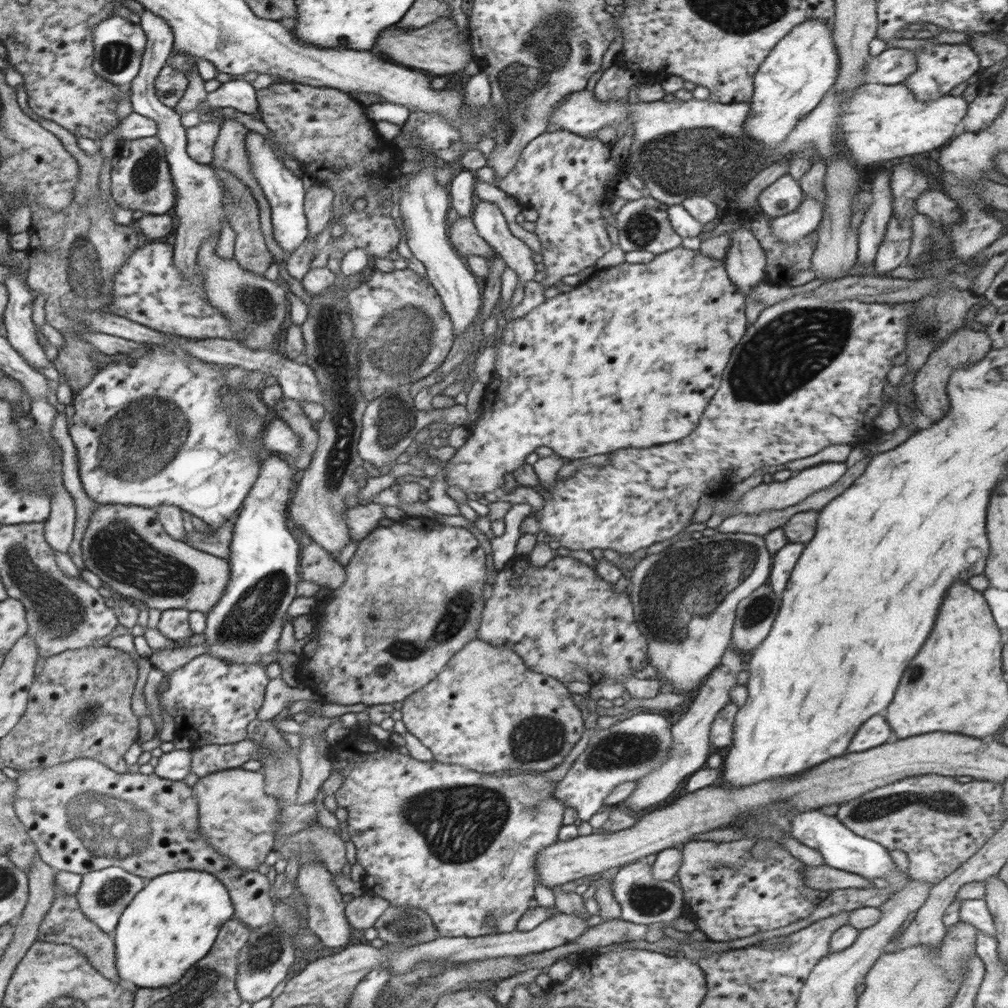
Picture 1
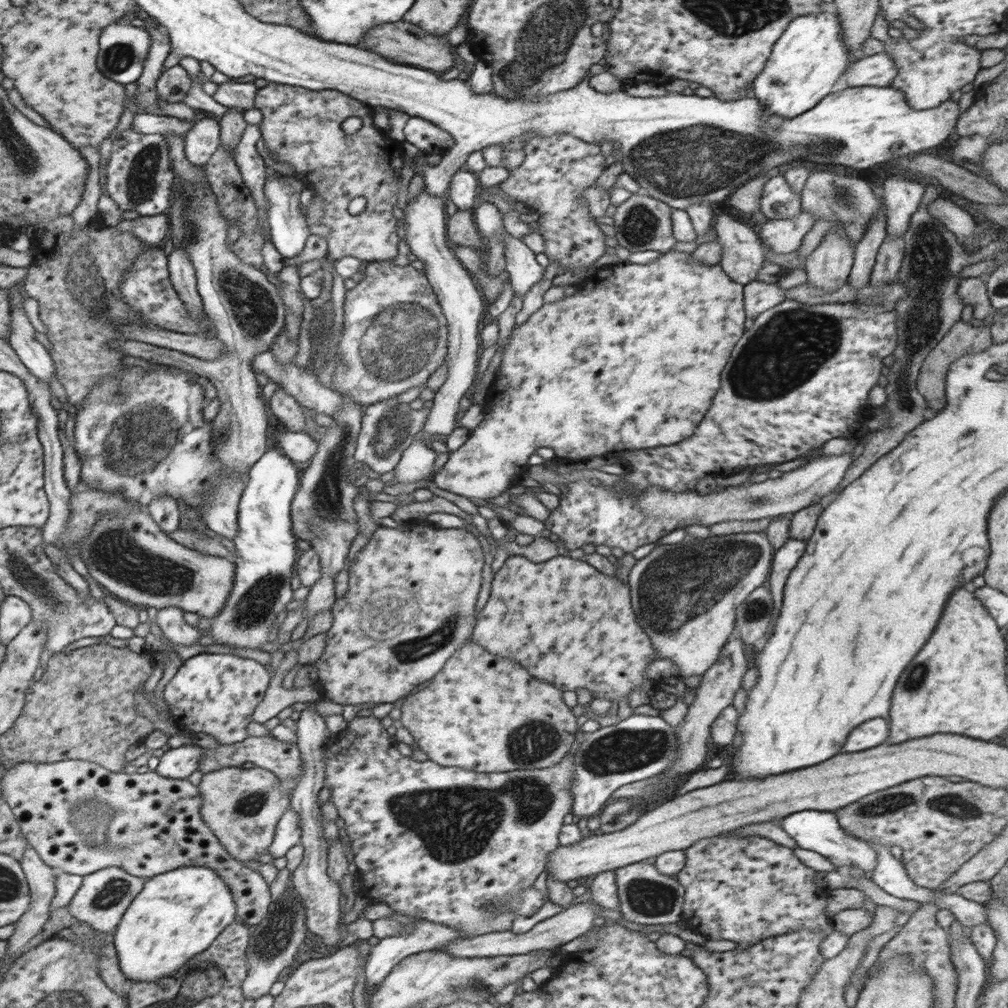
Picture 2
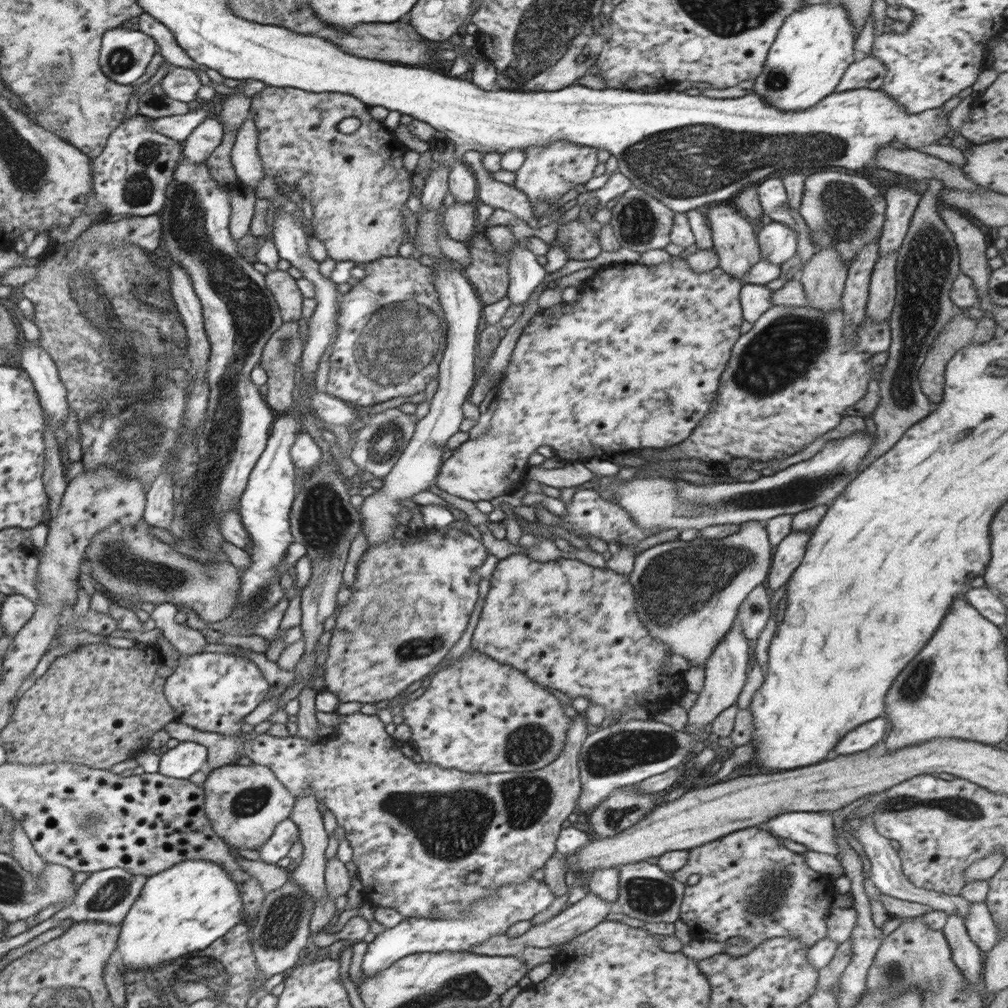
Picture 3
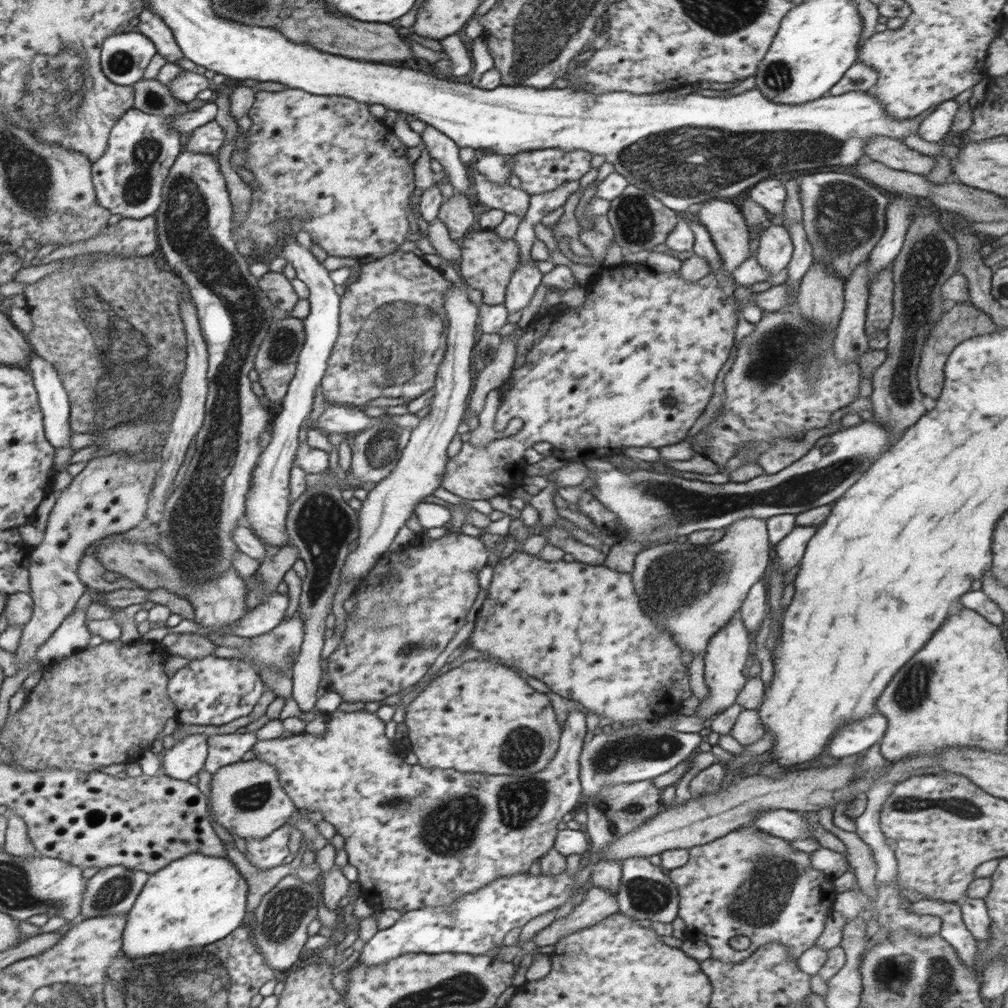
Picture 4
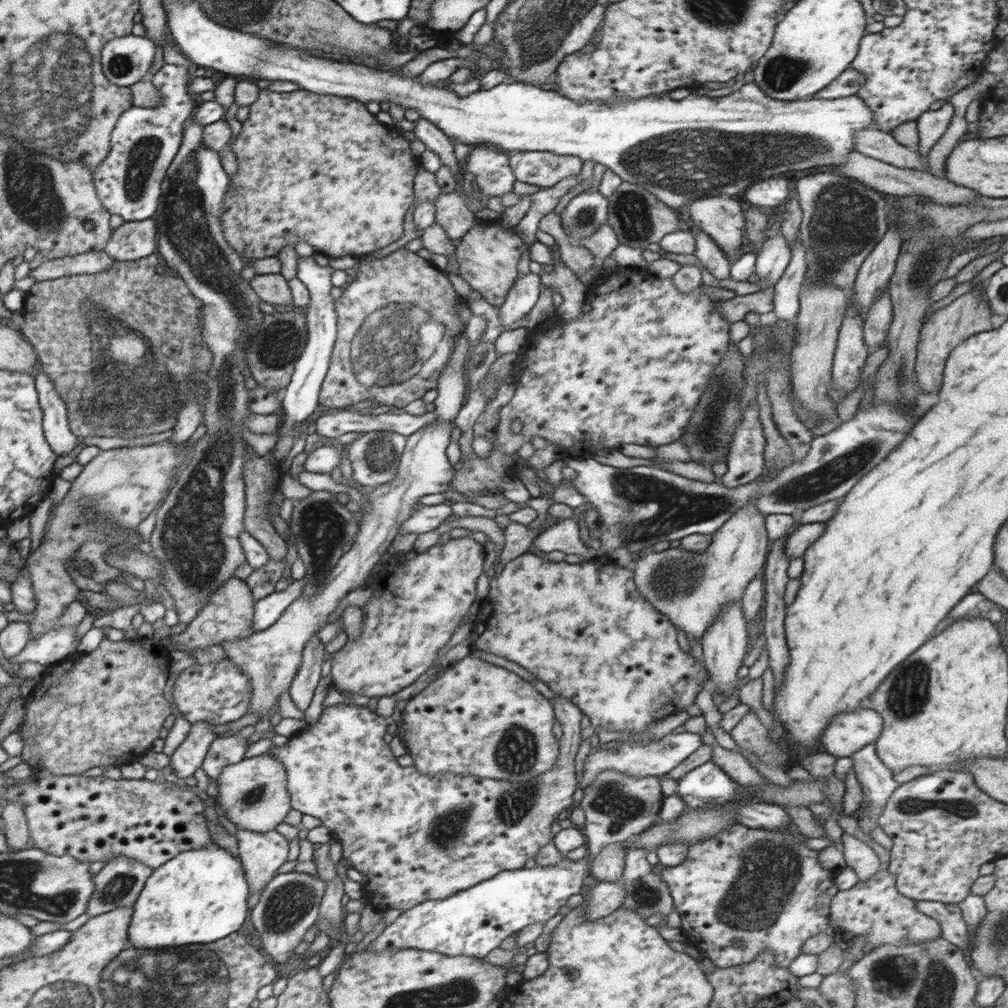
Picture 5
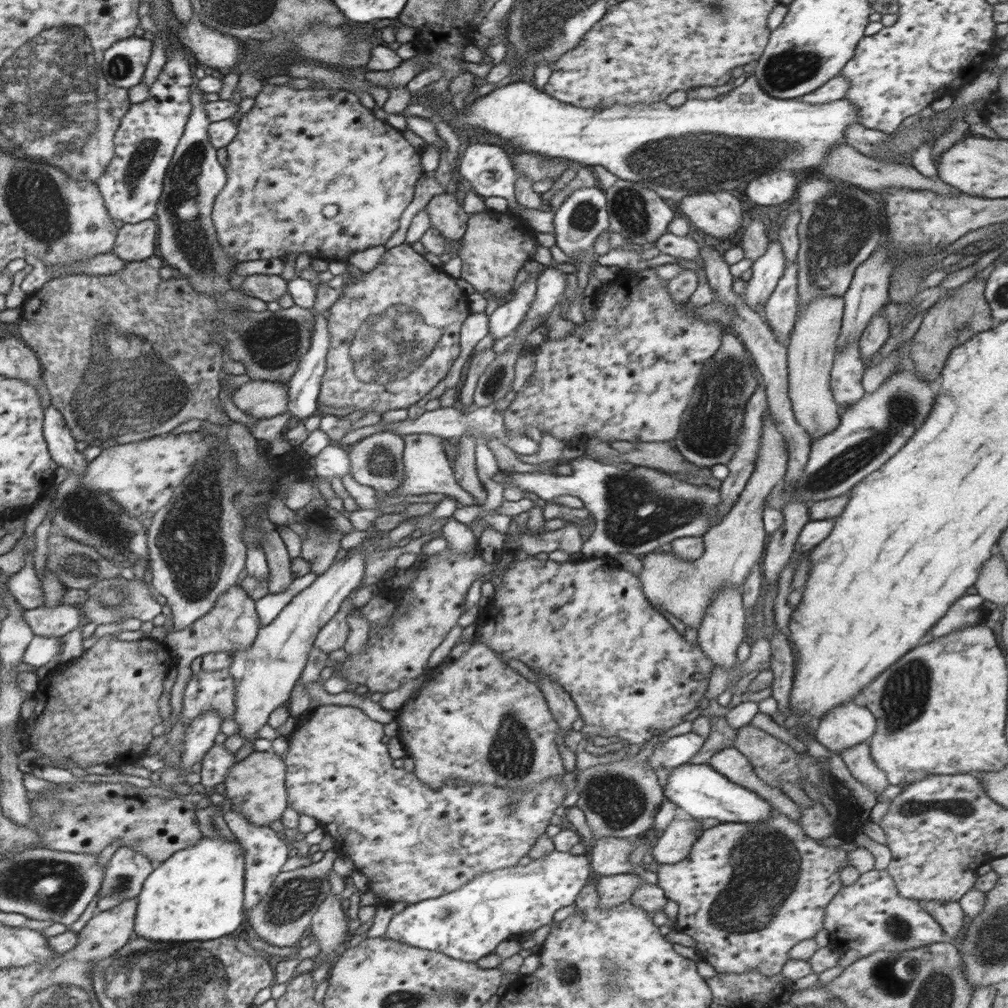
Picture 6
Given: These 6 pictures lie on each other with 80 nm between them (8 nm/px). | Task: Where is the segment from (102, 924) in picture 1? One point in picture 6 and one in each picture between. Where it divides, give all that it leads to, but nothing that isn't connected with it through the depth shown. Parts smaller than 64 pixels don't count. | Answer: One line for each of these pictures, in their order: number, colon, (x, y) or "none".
2: (101, 901)
3: (106, 896)
4: (113, 890)
5: (118, 884)
6: (126, 871)

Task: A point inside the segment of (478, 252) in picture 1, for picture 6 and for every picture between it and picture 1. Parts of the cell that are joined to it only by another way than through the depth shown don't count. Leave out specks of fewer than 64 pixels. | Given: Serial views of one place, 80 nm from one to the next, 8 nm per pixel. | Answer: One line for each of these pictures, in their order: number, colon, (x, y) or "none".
2: (461, 231)
3: (459, 220)
4: (456, 214)
5: (453, 214)
6: (446, 214)

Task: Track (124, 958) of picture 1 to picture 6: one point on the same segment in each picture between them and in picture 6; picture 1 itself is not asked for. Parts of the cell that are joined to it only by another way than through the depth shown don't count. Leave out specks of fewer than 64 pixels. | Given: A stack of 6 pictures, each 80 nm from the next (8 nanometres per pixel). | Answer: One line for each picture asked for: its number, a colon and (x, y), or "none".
2: (181, 912)
3: (187, 907)
4: (196, 900)
5: (199, 896)
6: (197, 894)

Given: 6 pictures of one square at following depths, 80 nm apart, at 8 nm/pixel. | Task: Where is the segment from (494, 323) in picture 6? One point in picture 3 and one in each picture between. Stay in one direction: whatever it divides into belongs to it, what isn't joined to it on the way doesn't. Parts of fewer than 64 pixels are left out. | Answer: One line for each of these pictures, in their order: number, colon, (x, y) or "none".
3: (525, 274)
4: (526, 278)
5: (523, 294)

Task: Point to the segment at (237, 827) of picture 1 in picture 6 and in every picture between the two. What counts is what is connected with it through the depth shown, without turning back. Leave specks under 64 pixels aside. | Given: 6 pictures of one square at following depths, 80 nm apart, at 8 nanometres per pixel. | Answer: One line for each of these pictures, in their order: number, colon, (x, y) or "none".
2: (242, 807)
3: (244, 804)
4: (247, 797)
5: (253, 792)
6: (256, 786)

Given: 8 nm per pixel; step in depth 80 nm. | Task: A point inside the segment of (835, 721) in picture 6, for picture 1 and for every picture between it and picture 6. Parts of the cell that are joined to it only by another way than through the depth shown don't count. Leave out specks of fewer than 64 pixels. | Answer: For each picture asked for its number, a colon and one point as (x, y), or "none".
1: (876, 731)
2: (872, 733)
3: (870, 734)
4: (857, 737)
5: (847, 732)

